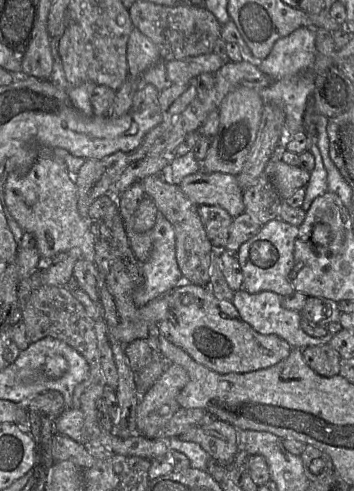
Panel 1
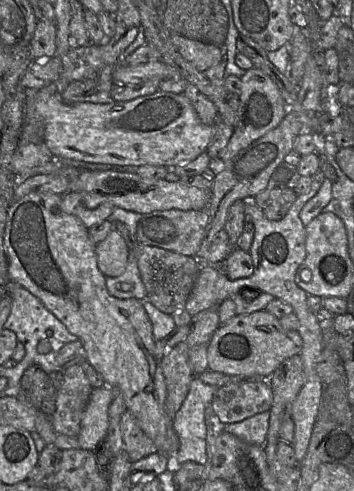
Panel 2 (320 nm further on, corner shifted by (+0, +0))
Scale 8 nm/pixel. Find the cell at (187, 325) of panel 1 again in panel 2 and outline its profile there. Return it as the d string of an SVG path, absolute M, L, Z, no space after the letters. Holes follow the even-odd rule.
M266 310L236 315L221 324L208 343L208 370L238 379L267 380L283 361L300 354L302 347L298 331L285 329L279 319Z

